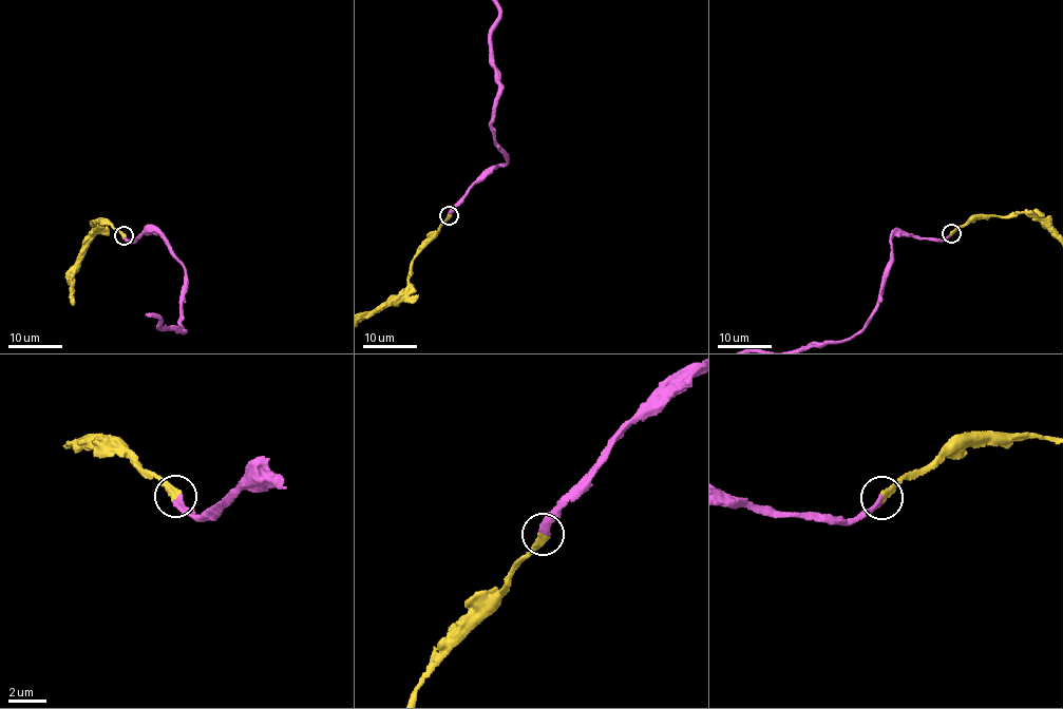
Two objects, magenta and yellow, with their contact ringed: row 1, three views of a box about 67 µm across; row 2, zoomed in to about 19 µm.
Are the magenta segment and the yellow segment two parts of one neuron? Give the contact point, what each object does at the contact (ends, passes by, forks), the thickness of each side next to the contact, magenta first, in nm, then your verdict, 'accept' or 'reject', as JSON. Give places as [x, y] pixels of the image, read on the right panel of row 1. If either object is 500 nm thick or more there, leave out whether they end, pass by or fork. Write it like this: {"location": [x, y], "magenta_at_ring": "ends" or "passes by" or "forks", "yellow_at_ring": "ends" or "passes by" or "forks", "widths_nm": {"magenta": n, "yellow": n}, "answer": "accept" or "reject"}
{"location": [951, 233], "magenta_at_ring": "ends", "yellow_at_ring": "ends", "widths_nm": {"magenta": 320, "yellow": 360}, "answer": "accept"}

